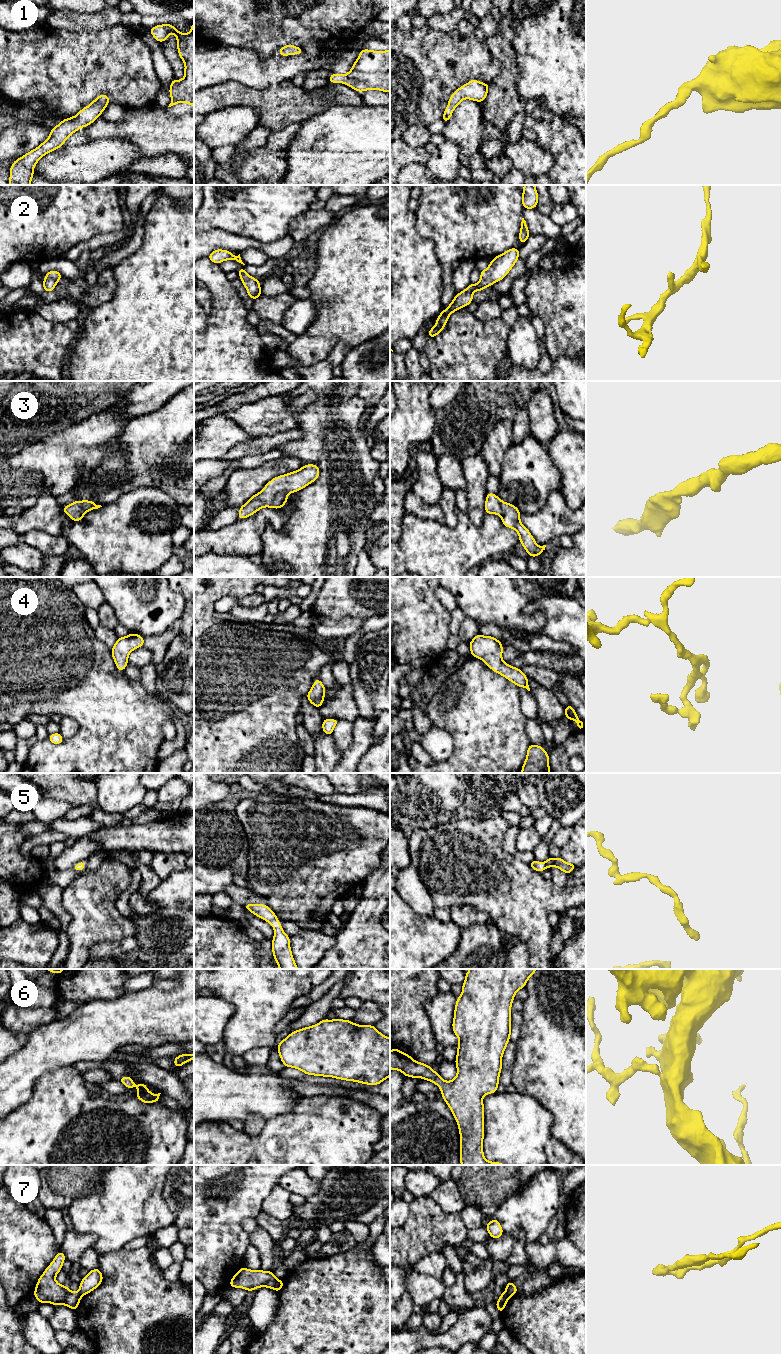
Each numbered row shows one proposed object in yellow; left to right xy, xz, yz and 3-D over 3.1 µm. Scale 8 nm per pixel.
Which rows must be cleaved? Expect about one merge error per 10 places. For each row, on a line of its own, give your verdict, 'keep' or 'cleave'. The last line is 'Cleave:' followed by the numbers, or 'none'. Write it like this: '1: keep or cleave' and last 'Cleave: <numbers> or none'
1: keep
2: keep
3: keep
4: keep
5: keep
6: keep
7: cleave
Cleave: 7

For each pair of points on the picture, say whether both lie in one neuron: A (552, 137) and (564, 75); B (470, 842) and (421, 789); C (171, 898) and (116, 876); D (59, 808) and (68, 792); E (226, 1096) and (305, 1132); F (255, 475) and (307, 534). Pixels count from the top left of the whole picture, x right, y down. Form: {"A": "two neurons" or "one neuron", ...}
{"A": "two neurons", "B": "two neurons", "C": "two neurons", "D": "two neurons", "E": "two neurons", "F": "two neurons"}

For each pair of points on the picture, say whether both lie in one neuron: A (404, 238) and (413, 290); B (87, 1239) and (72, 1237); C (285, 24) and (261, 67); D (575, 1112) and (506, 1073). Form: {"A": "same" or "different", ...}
{"A": "same", "B": "same", "C": "different", "D": "different"}

